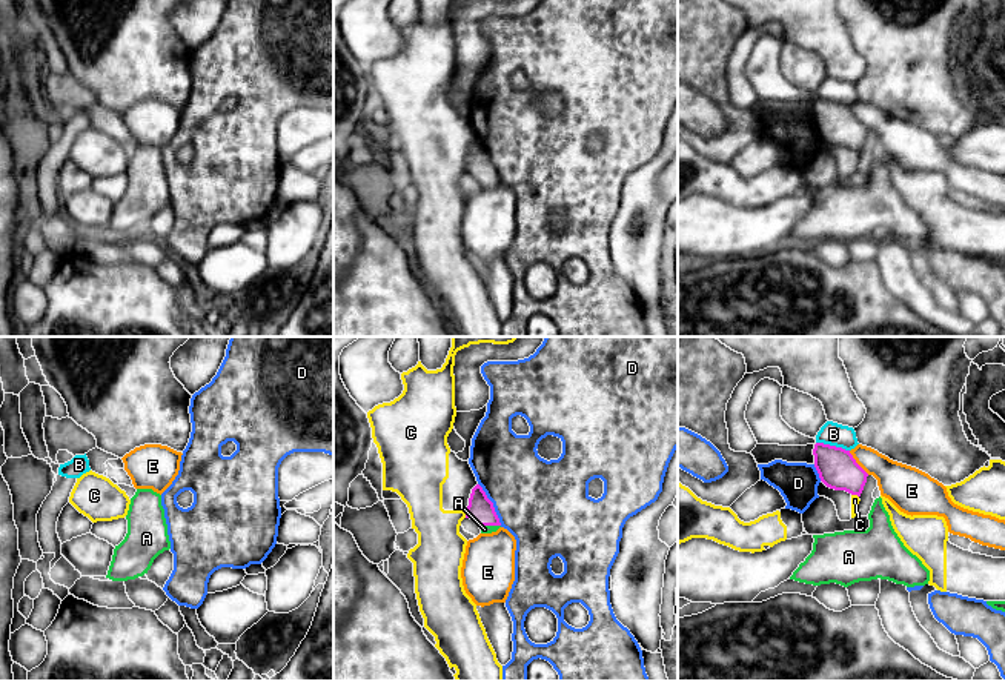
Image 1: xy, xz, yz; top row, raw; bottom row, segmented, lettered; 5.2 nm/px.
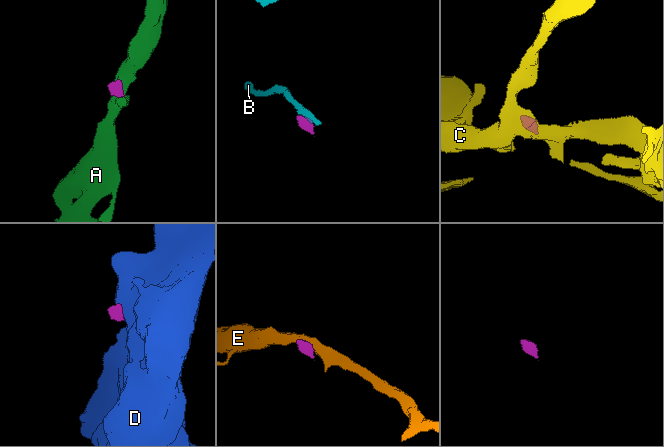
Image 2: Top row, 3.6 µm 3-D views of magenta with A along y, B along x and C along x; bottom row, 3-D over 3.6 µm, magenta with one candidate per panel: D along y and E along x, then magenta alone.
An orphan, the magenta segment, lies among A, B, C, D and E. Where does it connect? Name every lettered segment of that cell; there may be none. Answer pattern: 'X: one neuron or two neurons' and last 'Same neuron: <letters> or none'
A: one neuron
B: two neurons
C: two neurons
D: two neurons
E: two neurons
Same neuron: A

